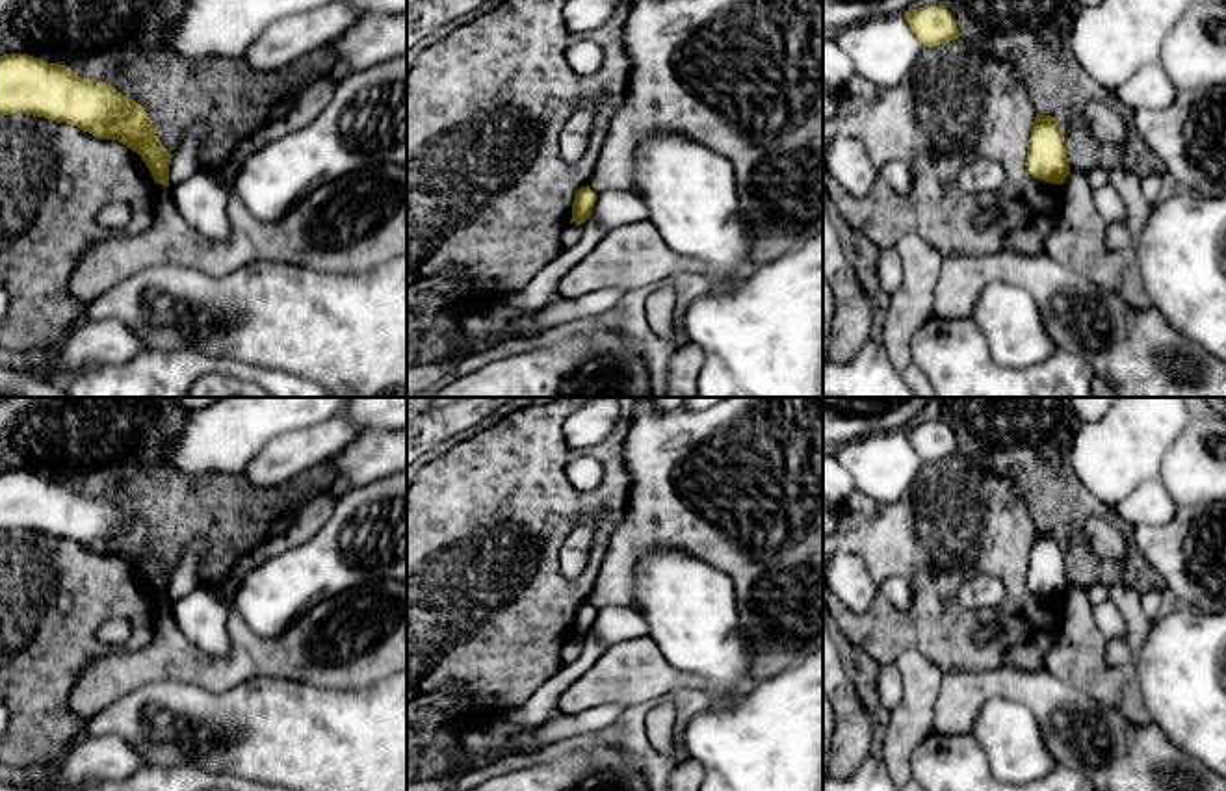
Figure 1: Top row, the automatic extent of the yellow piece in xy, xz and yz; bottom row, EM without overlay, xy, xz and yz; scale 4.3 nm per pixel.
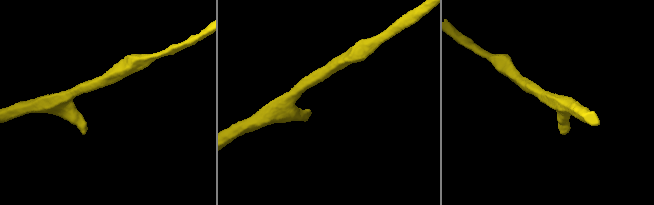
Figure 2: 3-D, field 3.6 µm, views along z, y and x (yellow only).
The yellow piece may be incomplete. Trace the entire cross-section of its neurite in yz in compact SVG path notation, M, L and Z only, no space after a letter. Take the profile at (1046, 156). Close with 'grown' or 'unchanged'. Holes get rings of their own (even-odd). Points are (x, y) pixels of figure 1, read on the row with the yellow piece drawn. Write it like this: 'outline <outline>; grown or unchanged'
outline M1037 113L1027 143L1025 167L1033 178L1064 184L1070 165L1063 128L1051 115Z; unchanged

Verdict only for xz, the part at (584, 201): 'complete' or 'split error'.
complete

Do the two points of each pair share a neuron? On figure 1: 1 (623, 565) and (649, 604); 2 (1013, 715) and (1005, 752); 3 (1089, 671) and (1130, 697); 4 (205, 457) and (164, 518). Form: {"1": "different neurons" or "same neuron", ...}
{"1": "different neurons", "2": "same neuron", "3": "same neuron", "4": "different neurons"}

